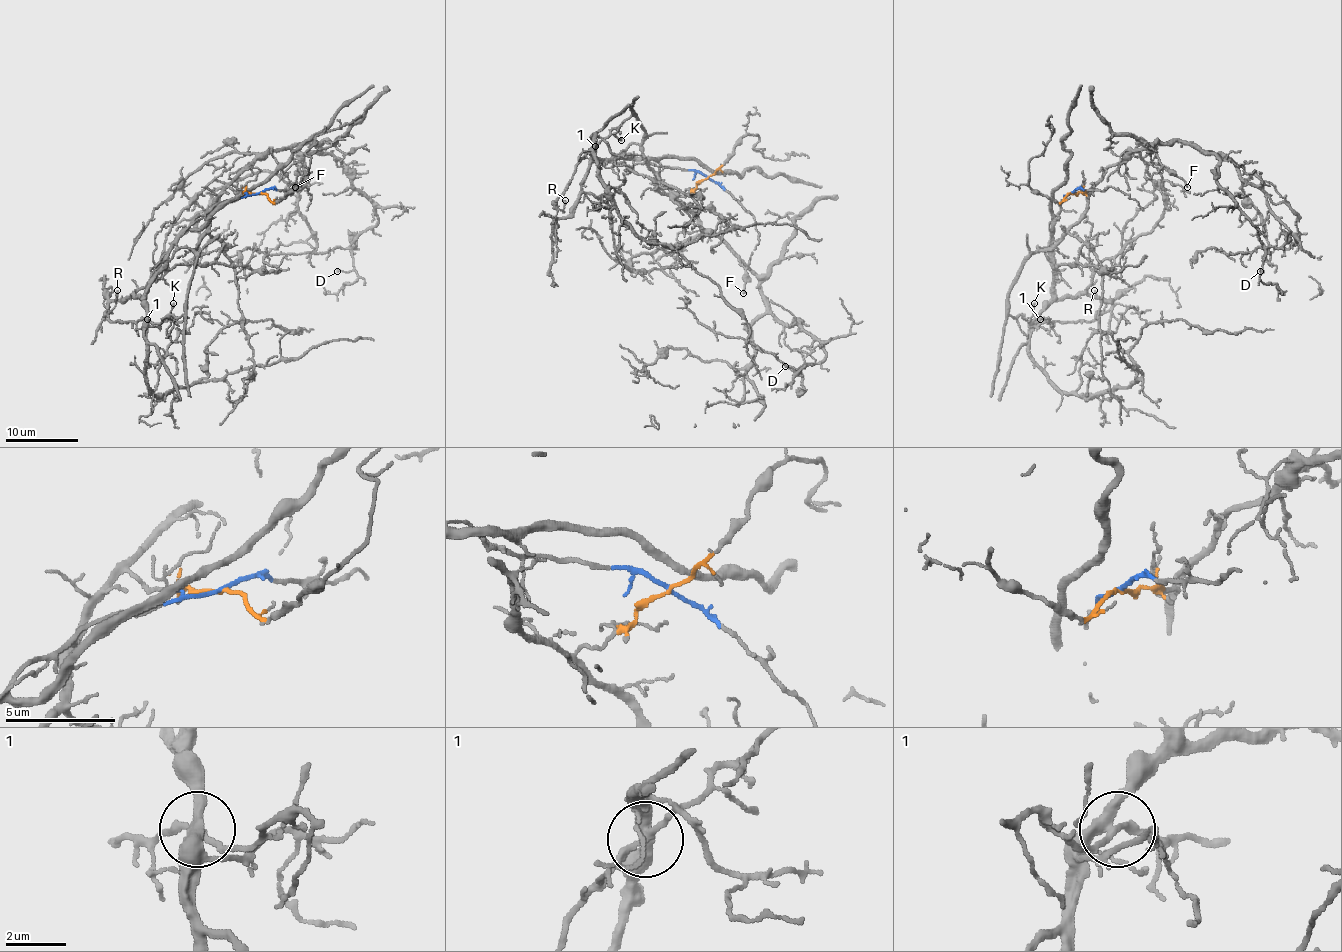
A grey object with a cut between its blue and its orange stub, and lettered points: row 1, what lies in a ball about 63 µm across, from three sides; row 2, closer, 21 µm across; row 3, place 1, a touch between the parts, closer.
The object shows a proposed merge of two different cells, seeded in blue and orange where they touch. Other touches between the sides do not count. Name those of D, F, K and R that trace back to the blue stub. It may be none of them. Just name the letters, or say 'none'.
none

